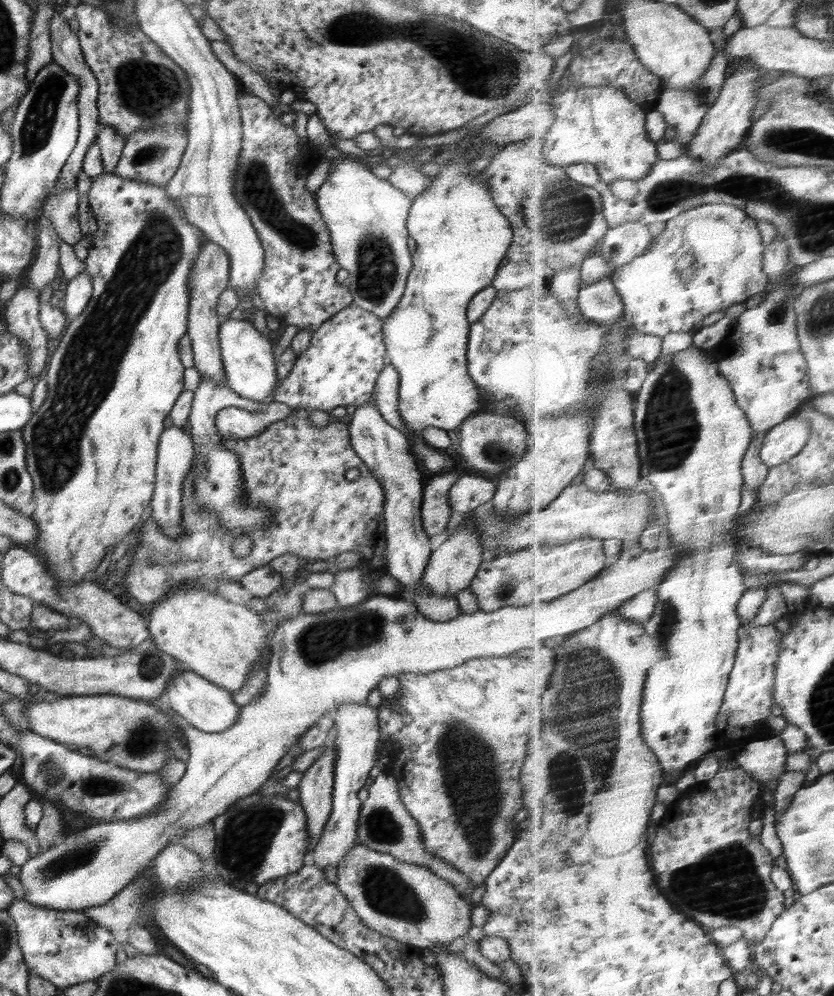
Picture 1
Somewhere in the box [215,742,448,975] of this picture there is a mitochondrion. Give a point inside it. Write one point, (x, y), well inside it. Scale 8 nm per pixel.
(383, 889)

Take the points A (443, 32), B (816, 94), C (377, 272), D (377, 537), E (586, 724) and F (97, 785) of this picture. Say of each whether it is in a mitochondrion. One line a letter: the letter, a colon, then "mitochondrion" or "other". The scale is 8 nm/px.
A: other
B: other
C: mitochondrion
D: other
E: mitochondrion
F: mitochondrion

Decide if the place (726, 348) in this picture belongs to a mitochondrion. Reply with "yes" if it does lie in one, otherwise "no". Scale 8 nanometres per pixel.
no

